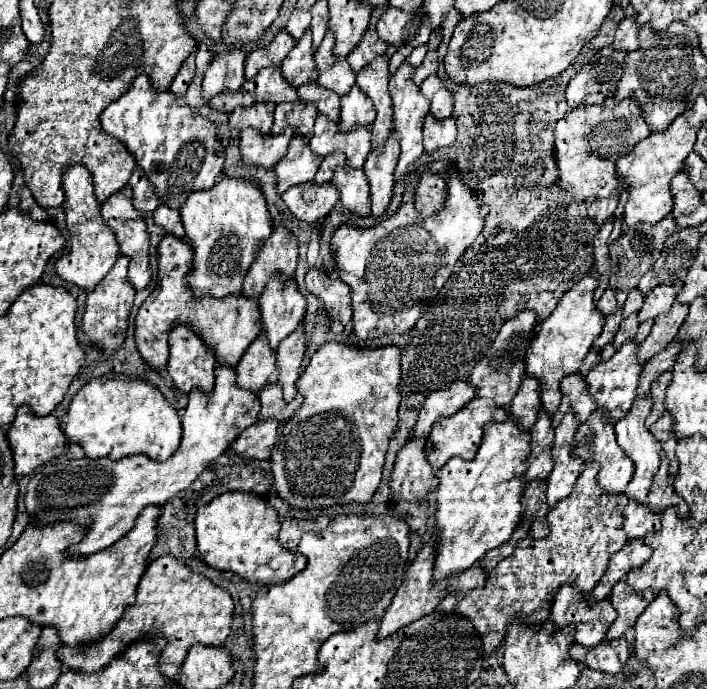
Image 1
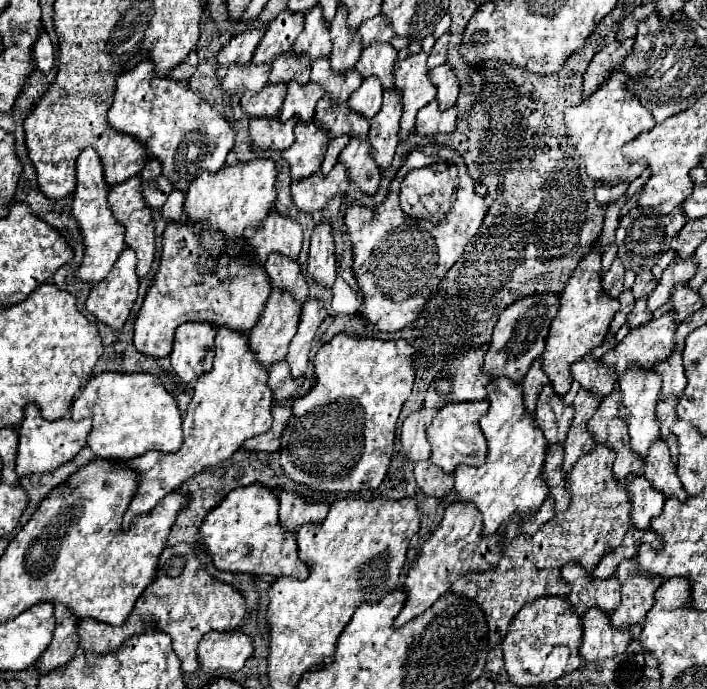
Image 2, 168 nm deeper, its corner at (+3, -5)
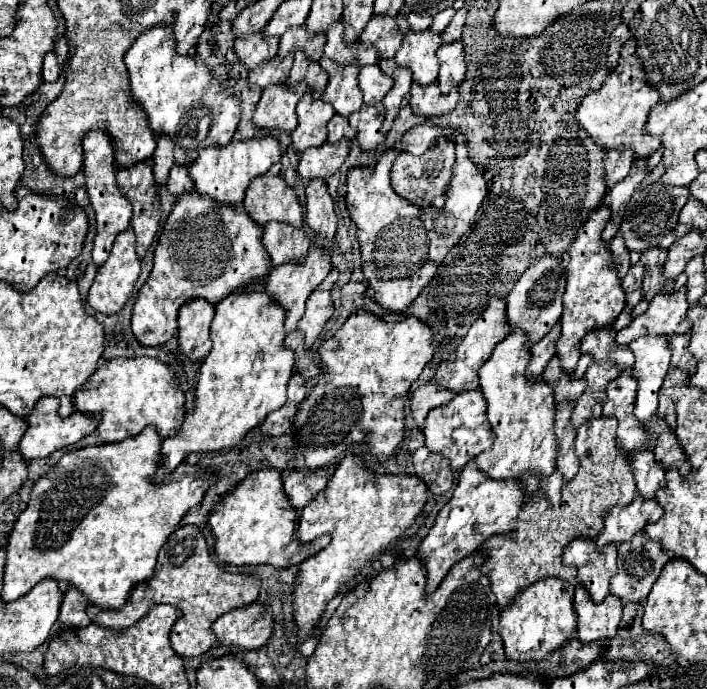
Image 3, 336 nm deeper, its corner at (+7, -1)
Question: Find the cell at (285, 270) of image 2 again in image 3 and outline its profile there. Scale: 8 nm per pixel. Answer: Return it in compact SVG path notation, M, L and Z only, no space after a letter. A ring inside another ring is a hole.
M269 221L269 225L265 225L263 245L271 255L273 267L277 267L287 261L303 261L311 241L303 229L293 229L291 225Z

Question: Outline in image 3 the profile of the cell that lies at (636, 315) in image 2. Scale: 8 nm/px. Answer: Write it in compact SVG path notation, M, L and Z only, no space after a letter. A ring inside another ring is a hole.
M653 267L651 271L645 273L645 277L643 277L643 299L651 301L655 297L655 293L659 293L661 289L667 289L665 285L669 281L665 281L665 277L661 277L661 269L663 267Z

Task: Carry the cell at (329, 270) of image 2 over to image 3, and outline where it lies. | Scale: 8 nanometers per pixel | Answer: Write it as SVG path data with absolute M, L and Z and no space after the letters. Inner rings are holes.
M309 181L307 189L307 223L313 231L321 233L327 241L333 239L337 231L337 215L333 209L333 199L327 191L325 181Z

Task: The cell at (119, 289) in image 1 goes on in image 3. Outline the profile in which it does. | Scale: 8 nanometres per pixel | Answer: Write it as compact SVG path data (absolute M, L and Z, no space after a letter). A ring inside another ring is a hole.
M125 229L117 239L115 239L115 245L111 249L111 255L109 259L105 261L105 265L99 267L97 271L97 277L89 289L89 305L99 311L99 313L105 313L105 315L113 315L117 311L121 311L121 307L127 303L127 299L131 297L131 291L135 287L135 281L141 273L141 259L137 257L135 253L135 233L133 229Z

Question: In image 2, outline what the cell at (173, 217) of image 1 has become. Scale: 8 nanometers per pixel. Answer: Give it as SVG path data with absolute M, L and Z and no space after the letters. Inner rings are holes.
M173 191L173 193L169 195L169 199L165 201L165 205L161 207L163 219L169 221L169 223L183 223L183 221L185 221L183 201L185 201L185 195L183 195L181 191Z

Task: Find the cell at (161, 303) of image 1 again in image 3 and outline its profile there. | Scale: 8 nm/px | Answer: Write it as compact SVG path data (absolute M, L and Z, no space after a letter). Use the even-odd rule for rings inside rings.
M183 193L163 225L159 245L153 253L153 271L145 285L139 289L137 301L133 305L133 333L137 341L145 347L163 345L165 341L175 337L179 329L177 311L183 303L201 297L215 305L233 289L239 289L249 281L265 279L271 273L273 265L269 261L269 253L265 253L265 247L261 245L261 233L263 227L249 221L249 213L245 213L243 205L237 205L237 209L229 209L229 205L213 205L213 201L207 201L207 197L201 197L199 193Z

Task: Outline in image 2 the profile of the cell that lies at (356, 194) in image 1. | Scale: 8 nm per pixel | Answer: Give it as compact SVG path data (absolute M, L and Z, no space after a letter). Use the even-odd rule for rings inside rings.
M353 137L349 145L341 151L339 163L347 167L347 177L349 181L365 195L375 195L379 187L379 167L369 155L369 141Z

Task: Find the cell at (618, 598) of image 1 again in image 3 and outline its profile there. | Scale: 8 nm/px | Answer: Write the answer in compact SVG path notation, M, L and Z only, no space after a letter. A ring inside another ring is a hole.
M645 531L631 537L625 545L619 545L619 559L617 559L617 575L611 581L611 593L621 597L625 603L641 603L647 599L653 583L657 581L663 565L669 561L669 555L661 549L657 539L651 539Z

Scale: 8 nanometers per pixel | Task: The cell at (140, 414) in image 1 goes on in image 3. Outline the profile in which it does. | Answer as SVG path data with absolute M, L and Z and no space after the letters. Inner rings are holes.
M151 357L109 359L75 395L75 407L81 413L101 413L101 425L97 429L105 443L139 435L147 425L155 425L161 437L173 437L183 425L183 405L185 393L179 387L175 371L167 363Z

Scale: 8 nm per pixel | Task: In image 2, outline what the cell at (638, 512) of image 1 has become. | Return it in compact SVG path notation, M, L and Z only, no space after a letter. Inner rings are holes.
M631 477L627 481L627 493L631 503L631 527L647 529L651 517L659 515L665 503L665 497L657 493L645 477Z

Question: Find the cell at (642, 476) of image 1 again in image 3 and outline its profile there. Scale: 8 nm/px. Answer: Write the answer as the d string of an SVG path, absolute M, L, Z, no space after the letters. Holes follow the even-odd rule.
M645 335L633 341L629 347L635 353L633 375L637 377L639 383L635 415L641 423L645 423L657 409L657 393L671 367L669 337Z

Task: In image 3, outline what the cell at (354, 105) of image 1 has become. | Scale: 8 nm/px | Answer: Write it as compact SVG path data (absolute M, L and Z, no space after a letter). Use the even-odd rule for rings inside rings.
M377 63L365 65L361 67L361 73L359 73L359 87L363 91L365 105L373 105L377 101L383 101L385 93L389 93L389 89L393 87L393 79L385 75Z

